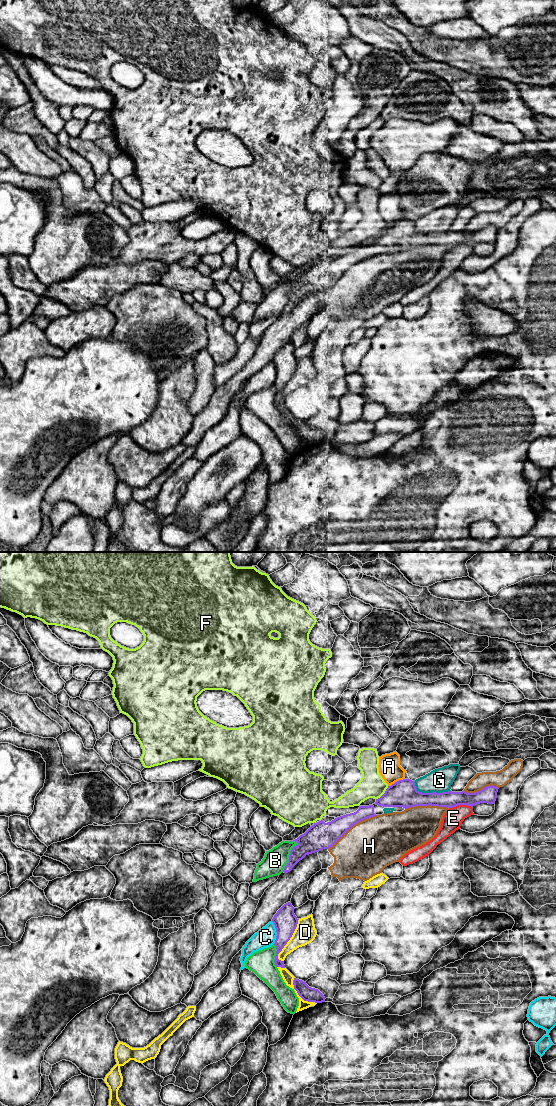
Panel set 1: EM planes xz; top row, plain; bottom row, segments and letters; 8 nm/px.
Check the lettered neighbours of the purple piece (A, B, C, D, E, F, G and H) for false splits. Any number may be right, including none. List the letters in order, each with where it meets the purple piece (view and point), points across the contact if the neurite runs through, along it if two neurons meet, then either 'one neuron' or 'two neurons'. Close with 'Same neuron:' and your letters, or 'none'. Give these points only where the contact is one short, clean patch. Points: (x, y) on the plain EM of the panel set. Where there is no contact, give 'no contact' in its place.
A: contact xz (397, 221); border xz (404, 218), (388, 226); two neurons
B: contact xz (289, 295); two neurons
C: contact xz (276, 371); two neurons
D: contact xz (289, 379); two neurons
E: contact xz (461, 244); border xz (472, 246), (456, 245), (450, 248); two neurons
F: contact xz (384, 233); two neurons
G: contact xz (430, 233); two neurons
H: contact xz (352, 265); two neurons
Same neuron: none

